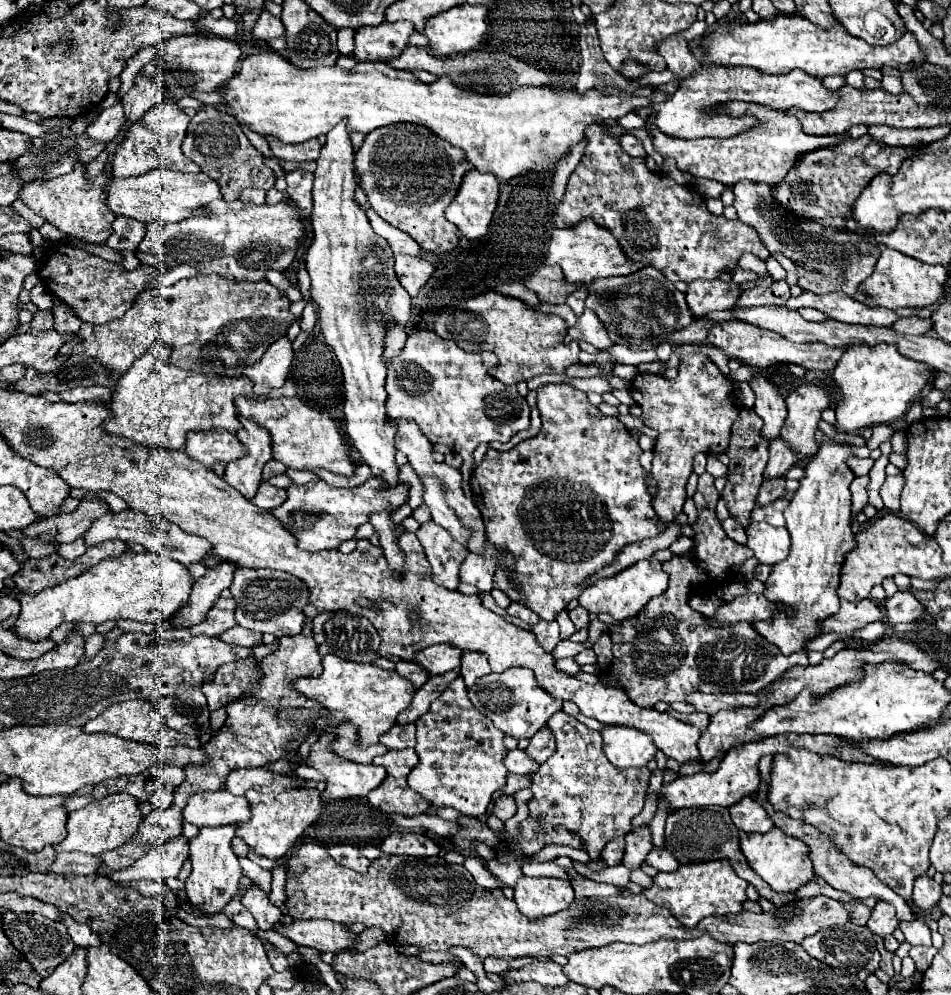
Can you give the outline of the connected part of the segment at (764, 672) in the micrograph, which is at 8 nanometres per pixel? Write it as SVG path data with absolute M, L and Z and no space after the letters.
M705 472L705 474L699 476L699 486L697 486L693 500L695 500L695 506L697 506L697 512L699 512L695 524L691 526L693 532L695 532L693 538L691 538L695 546L687 554L679 554L679 556L673 556L669 562L663 562L663 568L669 574L667 592L653 598L637 616L623 620L623 622L609 628L609 636L613 640L613 654L615 654L613 662L611 662L611 674L621 680L629 698L637 706L653 706L661 700L663 702L685 702L687 696L693 694L693 692L711 692L711 694L717 694L717 692L751 692L751 694L755 694L757 690L765 688L773 680L781 678L789 668L793 668L797 664L801 664L801 666L809 664L807 652L793 652L791 656L783 656L781 650L775 644L769 644L749 622L713 626L713 624L707 622L707 618L701 612L697 612L689 606L691 588L695 592L699 582L707 582L709 576L729 574L735 568L743 566L745 560L753 556L753 552L747 546L741 546L735 540L731 540L725 534L725 530L721 528L721 520L715 514L719 492L713 484L711 474Z

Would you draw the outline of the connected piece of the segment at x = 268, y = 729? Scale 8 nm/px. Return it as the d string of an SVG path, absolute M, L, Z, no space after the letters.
M311 620L305 622L303 630L295 636L283 636L277 640L277 650L267 654L263 660L259 660L257 670L261 672L261 680L257 684L257 692L253 696L245 696L241 700L235 700L227 706L227 720L219 728L219 732L201 746L201 750L209 756L205 764L187 764L185 766L185 782L175 788L175 798L173 804L165 810L153 810L151 816L147 816L139 832L133 836L133 840L141 844L163 844L175 836L181 834L181 824L183 816L181 810L187 804L187 798L195 792L205 792L205 790L221 790L225 784L225 778L231 770L235 768L255 768L255 766L265 766L269 762L279 760L285 750L295 750L299 744L305 740L305 736L311 732L305 724L295 724L289 720L279 720L275 716L277 708L287 708L287 706L305 706L305 708L321 708L315 702L307 700L303 694L295 692L291 682L301 676L319 676L323 672L321 668L321 656L317 652L317 644L311 636Z

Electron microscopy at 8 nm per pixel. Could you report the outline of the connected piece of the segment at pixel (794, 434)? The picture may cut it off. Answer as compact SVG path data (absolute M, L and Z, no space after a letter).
M795 384L787 388L787 418L781 436L797 450L799 462L817 452L815 432L819 430L821 414L831 406L827 390L819 384Z

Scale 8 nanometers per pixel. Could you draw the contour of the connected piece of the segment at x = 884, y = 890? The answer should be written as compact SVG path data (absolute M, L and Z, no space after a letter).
M763 802L763 806L765 806L765 810L769 812L769 816L773 818L775 826L779 826L783 832L787 832L787 834L791 834L791 836L797 836L799 840L803 840L803 842L809 846L809 850L811 850L811 860L813 860L813 866L815 866L815 874L821 876L827 884L831 884L831 886L837 888L837 890L849 892L849 894L855 896L855 898L871 898L871 896L875 896L875 898L879 898L879 900L883 900L883 902L889 902L889 904L895 908L899 920L915 920L915 918L917 918L917 914L911 910L911 906L909 906L899 894L895 894L887 884L883 884L869 868L851 864L849 858L843 856L839 850L835 850L833 844L829 842L829 838L827 838L825 834L821 834L817 828L813 828L813 826L809 826L809 824L803 824L803 822L797 822L797 820L791 820L791 818L785 816L785 814L773 812L773 808L771 808L769 802Z

